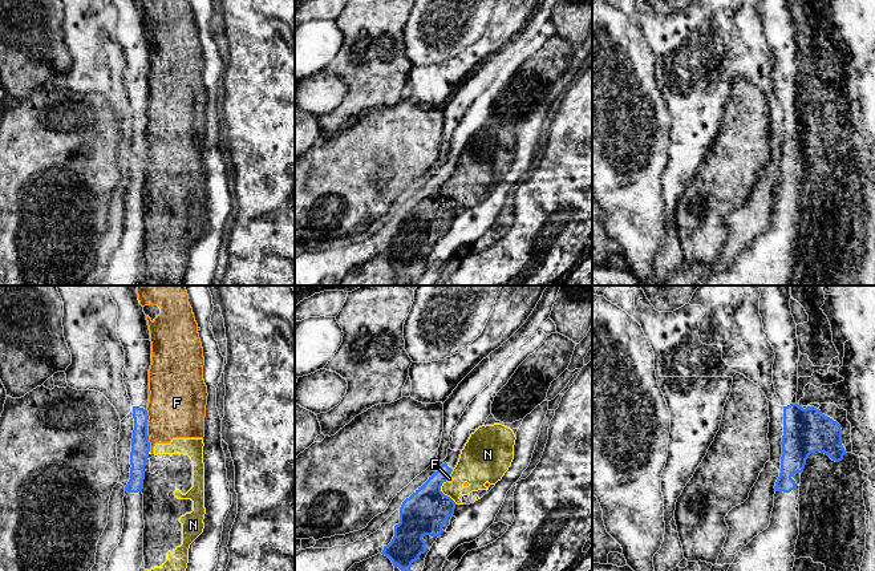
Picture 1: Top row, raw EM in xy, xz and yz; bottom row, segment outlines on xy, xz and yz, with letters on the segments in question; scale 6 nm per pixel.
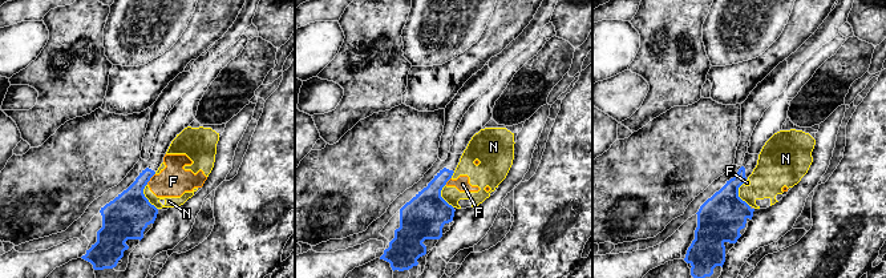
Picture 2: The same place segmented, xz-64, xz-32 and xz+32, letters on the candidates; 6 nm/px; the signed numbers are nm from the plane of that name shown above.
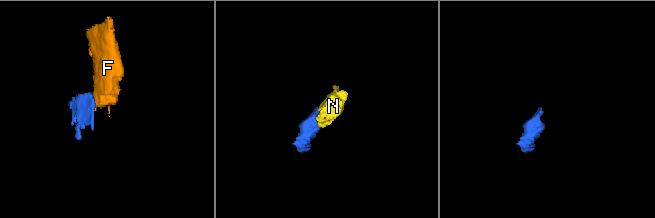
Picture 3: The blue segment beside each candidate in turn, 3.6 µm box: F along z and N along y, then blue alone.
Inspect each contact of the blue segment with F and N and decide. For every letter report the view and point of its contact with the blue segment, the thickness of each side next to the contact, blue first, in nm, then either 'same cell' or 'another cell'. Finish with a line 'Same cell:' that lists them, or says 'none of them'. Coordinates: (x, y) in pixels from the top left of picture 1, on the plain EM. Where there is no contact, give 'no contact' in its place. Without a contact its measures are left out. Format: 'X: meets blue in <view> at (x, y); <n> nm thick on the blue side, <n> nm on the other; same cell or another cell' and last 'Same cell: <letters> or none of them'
F: meets blue in xy at (146, 133); 110 nm thick on the blue side, 360 nm on the other; another cell
N: meets blue in xz at (442, 195); 280 nm thick on the blue side, 220 nm on the other; another cell
Same cell: none of them

